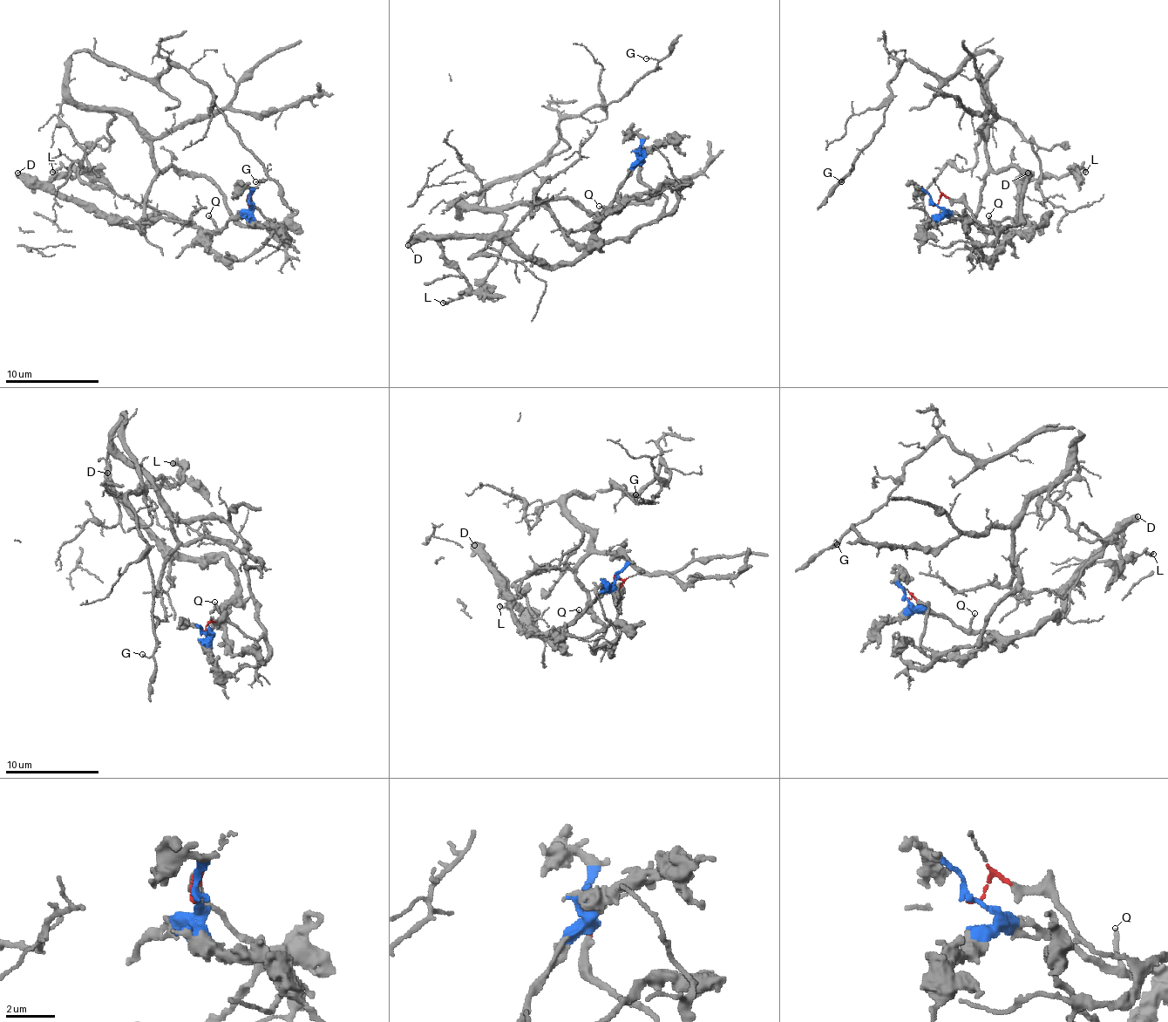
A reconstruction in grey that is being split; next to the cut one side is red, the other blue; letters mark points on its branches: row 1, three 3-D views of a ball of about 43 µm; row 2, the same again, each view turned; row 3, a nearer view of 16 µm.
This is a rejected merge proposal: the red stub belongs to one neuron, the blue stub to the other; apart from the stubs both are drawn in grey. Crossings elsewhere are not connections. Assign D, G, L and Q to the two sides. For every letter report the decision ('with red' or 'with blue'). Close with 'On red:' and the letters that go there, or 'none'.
D: with blue
G: with red
L: with blue
Q: with blue
On red: G

